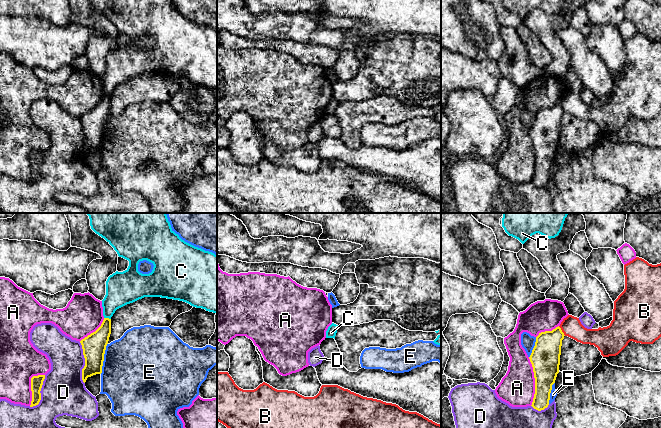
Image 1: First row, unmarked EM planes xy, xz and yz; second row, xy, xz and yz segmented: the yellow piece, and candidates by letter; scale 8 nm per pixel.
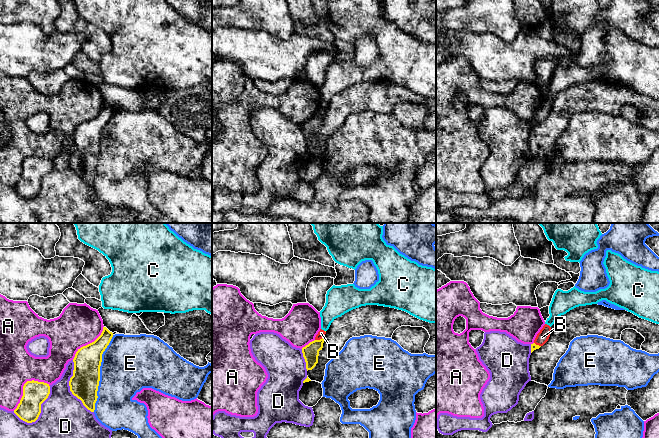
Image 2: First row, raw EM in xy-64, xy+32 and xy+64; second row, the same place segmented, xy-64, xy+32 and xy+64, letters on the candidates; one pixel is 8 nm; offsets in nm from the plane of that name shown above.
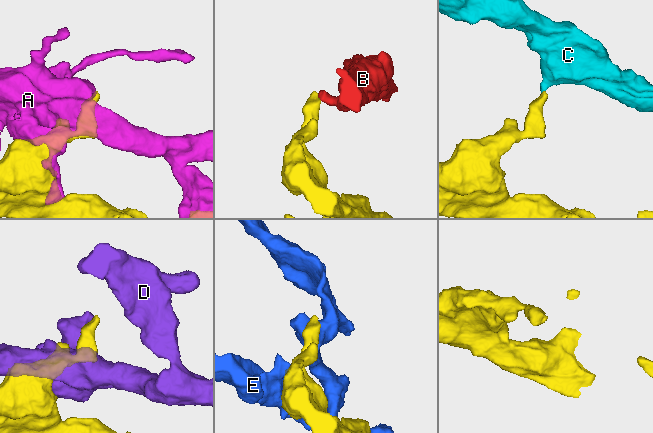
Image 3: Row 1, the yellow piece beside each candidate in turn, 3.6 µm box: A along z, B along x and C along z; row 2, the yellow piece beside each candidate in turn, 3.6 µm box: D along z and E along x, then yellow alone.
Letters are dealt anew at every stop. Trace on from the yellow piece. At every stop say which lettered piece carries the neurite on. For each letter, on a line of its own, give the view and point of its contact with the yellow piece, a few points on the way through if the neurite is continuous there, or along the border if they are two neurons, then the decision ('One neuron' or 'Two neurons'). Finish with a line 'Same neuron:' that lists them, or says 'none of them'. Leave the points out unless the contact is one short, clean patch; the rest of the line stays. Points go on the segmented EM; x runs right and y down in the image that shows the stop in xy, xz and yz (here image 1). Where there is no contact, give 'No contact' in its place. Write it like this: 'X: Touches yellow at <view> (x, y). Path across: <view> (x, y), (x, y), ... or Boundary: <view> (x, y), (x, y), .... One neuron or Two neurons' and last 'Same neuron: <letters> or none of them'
A: Touches yellow at yz (535, 381). Two neurons
B: Touches yellow at yz (561, 331). Two neurons
C: Touches yellow at xy (107, 318). Boundary: xy (104, 317), (110, 319). Two neurons
D: Touches yellow at xy (85, 363). Two neurons
E: Touches yellow at xy (103, 358). Two neurons
Same neuron: none of them

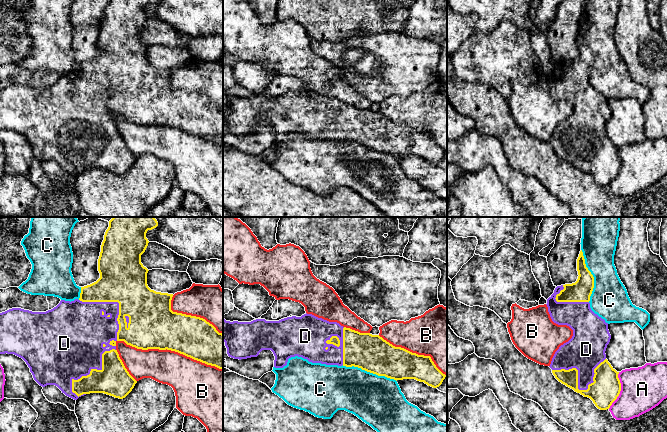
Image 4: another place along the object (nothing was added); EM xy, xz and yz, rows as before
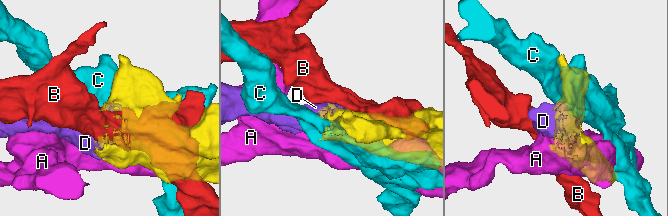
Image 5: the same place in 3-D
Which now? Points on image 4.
A: Touches yellow at yz (620, 390). Two neurons
B: Touches yellow at xy (169, 349). Two neurons
C: Touches yellow at xz (369, 371). Two neurons
D: Touches yellow at xy (119, 308). One neuron
Same neuron: D

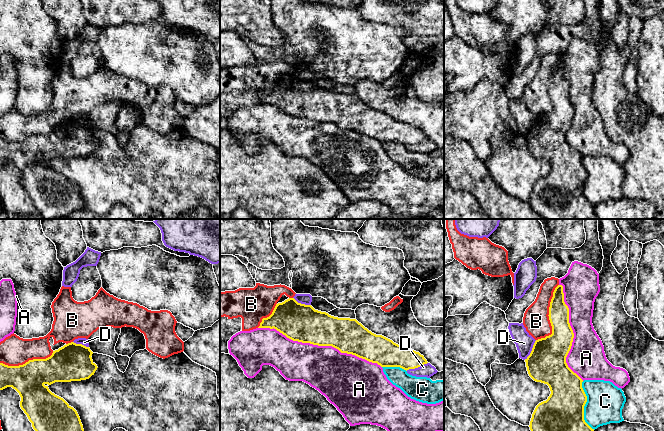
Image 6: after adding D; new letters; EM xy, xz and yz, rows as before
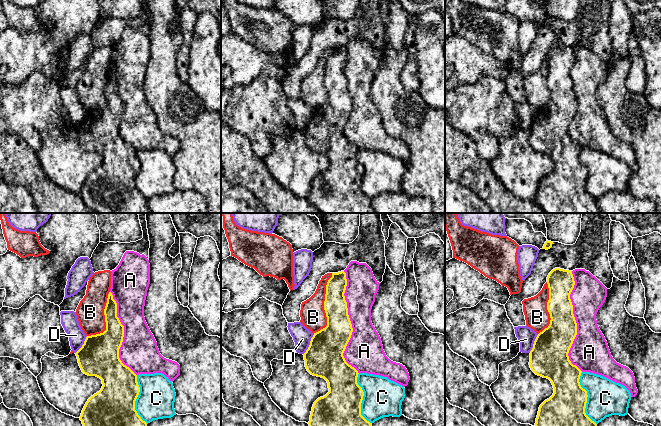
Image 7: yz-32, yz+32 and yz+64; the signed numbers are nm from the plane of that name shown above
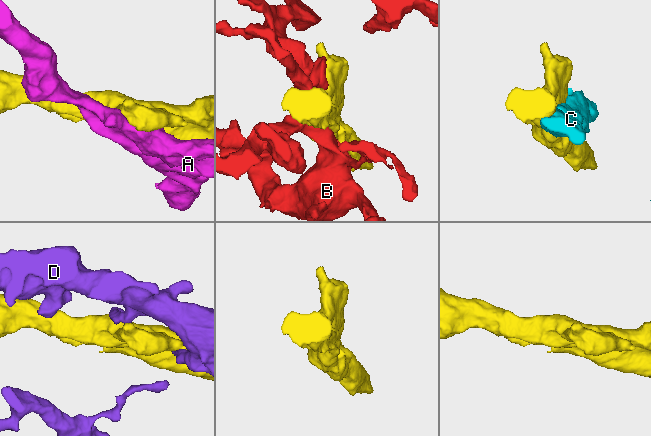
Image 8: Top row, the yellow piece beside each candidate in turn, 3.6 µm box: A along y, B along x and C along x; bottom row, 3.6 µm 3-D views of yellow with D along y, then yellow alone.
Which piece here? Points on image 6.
A: Touches yellow at xz (320, 345). Two neurons
B: Touches yellow at yz (548, 315). Two neurons
C: Touches yellow at yz (584, 405). Two neurons
D: Touches yellow at xz (416, 367). Two neurons
Same neuron: none of them

